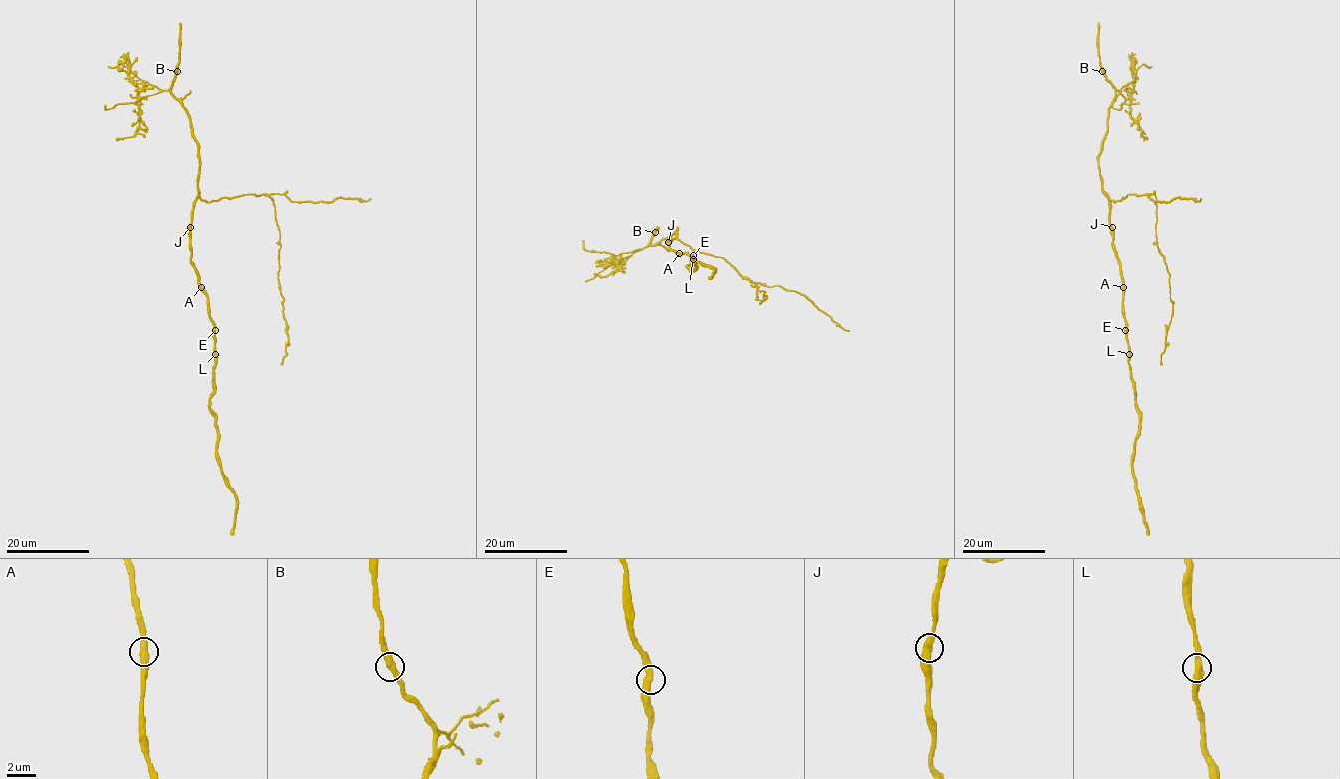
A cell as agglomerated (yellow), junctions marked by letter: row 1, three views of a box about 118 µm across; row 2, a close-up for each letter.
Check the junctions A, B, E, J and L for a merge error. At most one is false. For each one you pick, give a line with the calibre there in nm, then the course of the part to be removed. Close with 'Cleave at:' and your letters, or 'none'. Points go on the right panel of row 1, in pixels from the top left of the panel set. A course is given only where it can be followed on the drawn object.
Cleave at: none

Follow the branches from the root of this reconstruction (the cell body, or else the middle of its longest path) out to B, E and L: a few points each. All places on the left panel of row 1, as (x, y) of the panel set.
B: (190, 238), (191, 210), (197, 195), (198, 144), (187, 110), (170, 91), (178, 71)
E: (190, 238), (191, 262), (197, 284), (208, 298), (208, 314), (215, 330)
L: (190, 238), (191, 262), (197, 284), (208, 298), (215, 353)

